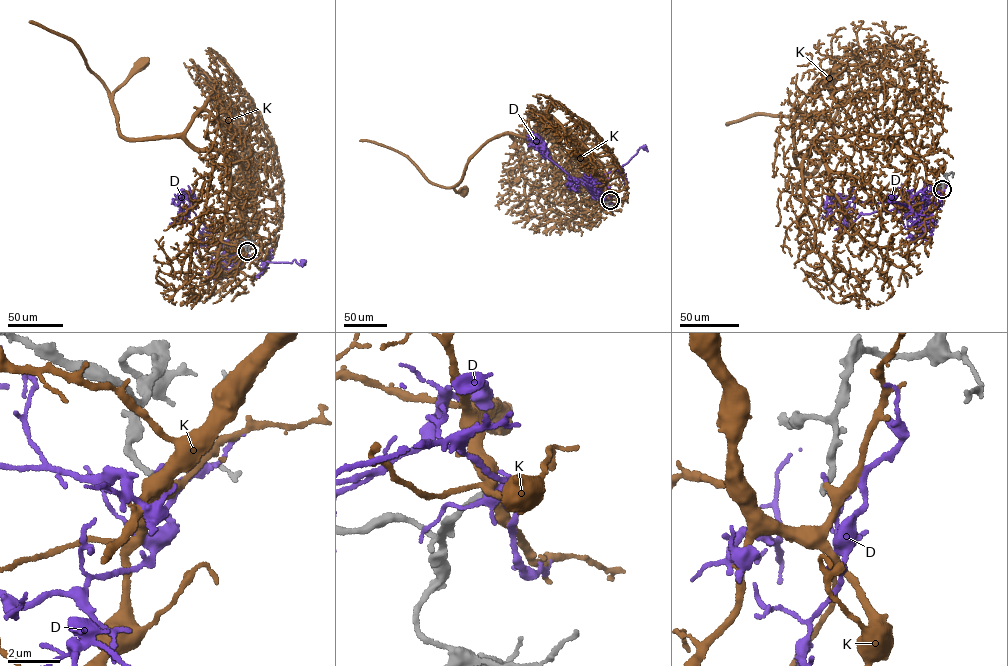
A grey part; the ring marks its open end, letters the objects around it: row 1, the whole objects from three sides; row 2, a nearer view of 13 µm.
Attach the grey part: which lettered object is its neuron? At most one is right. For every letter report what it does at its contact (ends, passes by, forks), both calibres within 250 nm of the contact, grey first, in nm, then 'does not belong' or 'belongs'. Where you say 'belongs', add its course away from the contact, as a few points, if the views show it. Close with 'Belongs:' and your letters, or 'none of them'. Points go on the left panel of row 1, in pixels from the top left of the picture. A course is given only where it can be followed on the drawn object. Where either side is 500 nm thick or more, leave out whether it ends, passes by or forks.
D: it ends; calibres 240 and 150 nm; does not belong
K: it passes by; calibres 240 and 320 nm; does not belong
Belongs: none of them

